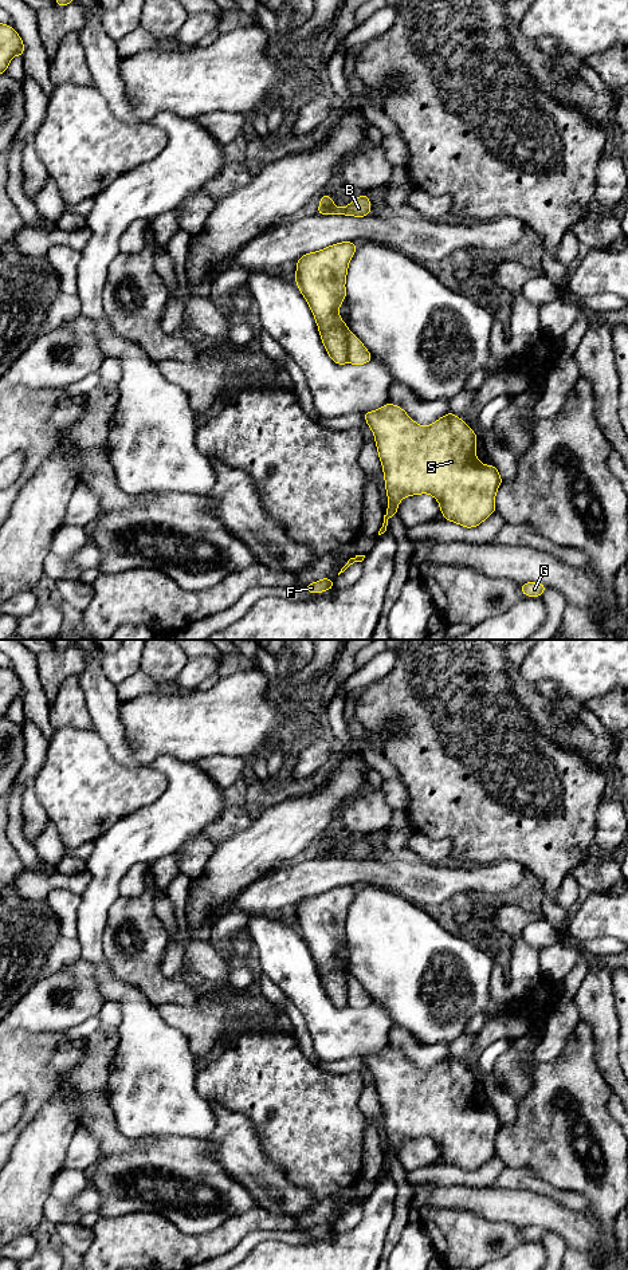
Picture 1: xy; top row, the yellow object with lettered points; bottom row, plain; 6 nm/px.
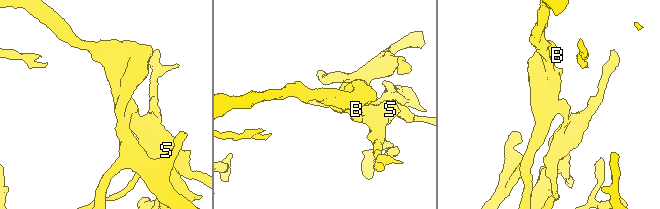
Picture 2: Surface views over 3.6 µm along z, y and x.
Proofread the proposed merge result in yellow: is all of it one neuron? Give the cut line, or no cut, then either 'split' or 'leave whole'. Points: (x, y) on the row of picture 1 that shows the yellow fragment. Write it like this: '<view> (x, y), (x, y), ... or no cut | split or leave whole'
xy (349, 331), (346, 361) | split

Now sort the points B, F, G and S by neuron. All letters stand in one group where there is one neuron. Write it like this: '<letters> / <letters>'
B / F G S

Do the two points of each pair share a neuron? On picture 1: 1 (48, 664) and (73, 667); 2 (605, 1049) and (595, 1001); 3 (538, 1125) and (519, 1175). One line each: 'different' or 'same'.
1: same
2: same
3: different

